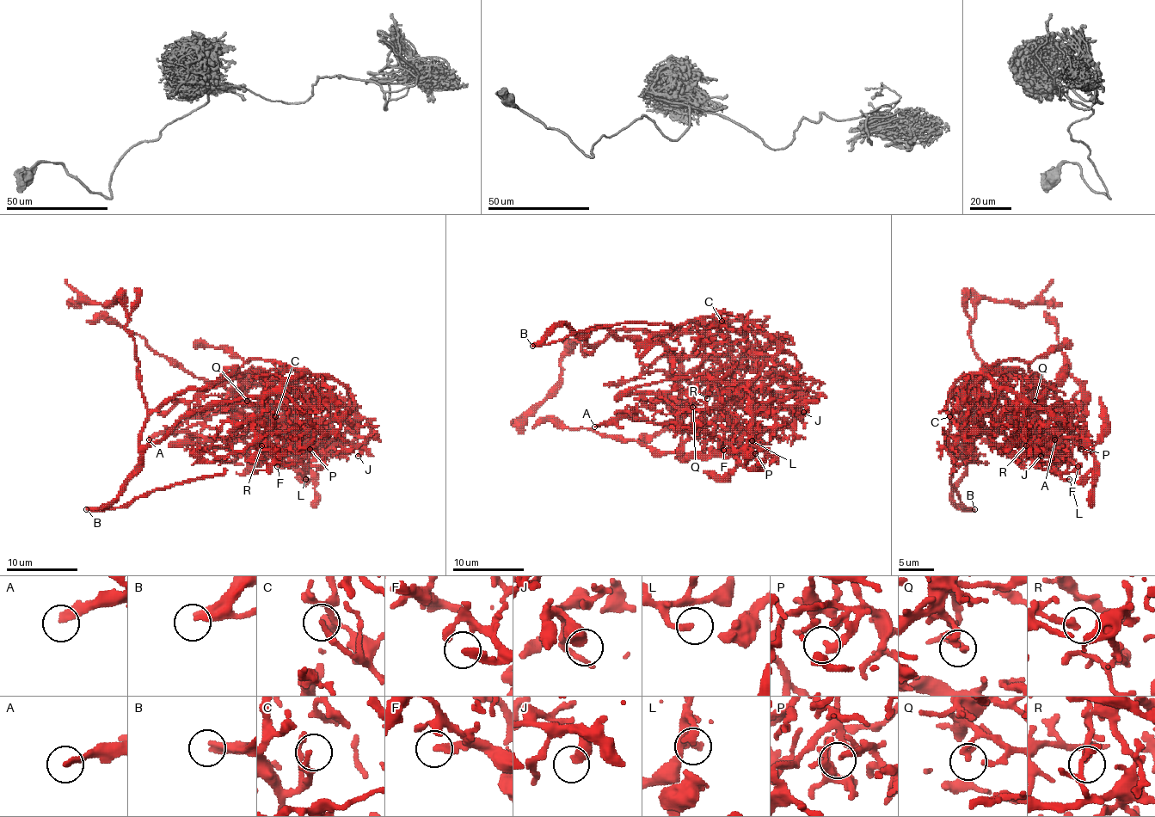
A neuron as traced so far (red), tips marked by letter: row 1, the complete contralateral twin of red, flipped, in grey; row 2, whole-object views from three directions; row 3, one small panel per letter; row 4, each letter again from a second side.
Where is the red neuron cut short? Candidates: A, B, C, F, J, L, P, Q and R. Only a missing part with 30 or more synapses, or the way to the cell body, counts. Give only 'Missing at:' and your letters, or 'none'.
Missing at: A, B, F

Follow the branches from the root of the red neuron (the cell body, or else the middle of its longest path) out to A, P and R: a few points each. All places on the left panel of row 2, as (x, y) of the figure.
A: (142, 433), (144, 422), (177, 396), (209, 388), (234, 368), (243, 374), (238, 388), (202, 422), (149, 439)
P: (142, 433), (163, 404), (236, 368), (245, 397), (234, 399), (232, 390), (298, 439), (313, 438), (310, 449)
R: (142, 433), (163, 404), (236, 368), (245, 396), (236, 401), (232, 390), (310, 438), (261, 445)

